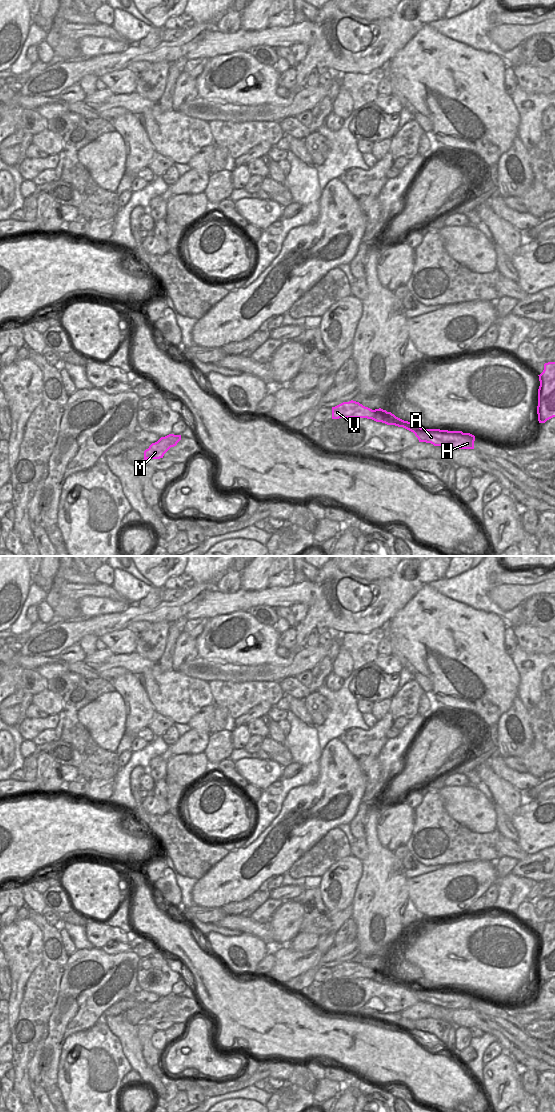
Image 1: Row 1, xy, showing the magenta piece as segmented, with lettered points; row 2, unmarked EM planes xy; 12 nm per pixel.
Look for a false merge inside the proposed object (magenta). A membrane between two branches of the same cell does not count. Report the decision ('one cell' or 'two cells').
two cells

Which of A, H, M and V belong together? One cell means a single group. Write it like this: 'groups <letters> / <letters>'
groups A H / M V

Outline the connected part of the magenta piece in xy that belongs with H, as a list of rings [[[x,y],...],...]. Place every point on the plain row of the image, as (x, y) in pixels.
[[[394,974],[379,978],[379,982],[387,985],[403,987],[415,994],[419,1002],[431,1003],[445,1009],[474,1009],[475,996],[462,991],[448,991],[440,989],[424,989],[411,982],[404,981]]]

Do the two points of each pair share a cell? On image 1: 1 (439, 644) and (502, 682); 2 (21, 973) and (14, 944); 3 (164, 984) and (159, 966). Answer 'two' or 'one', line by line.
1: one
2: one
3: one

